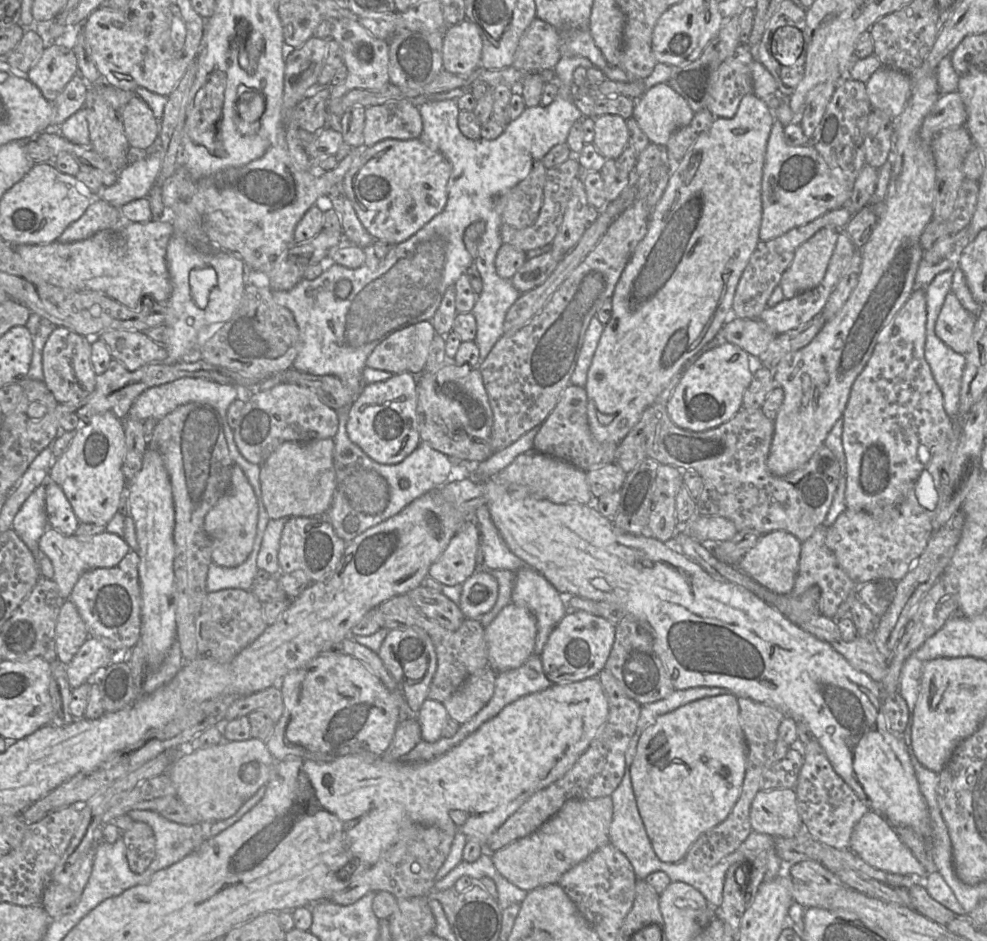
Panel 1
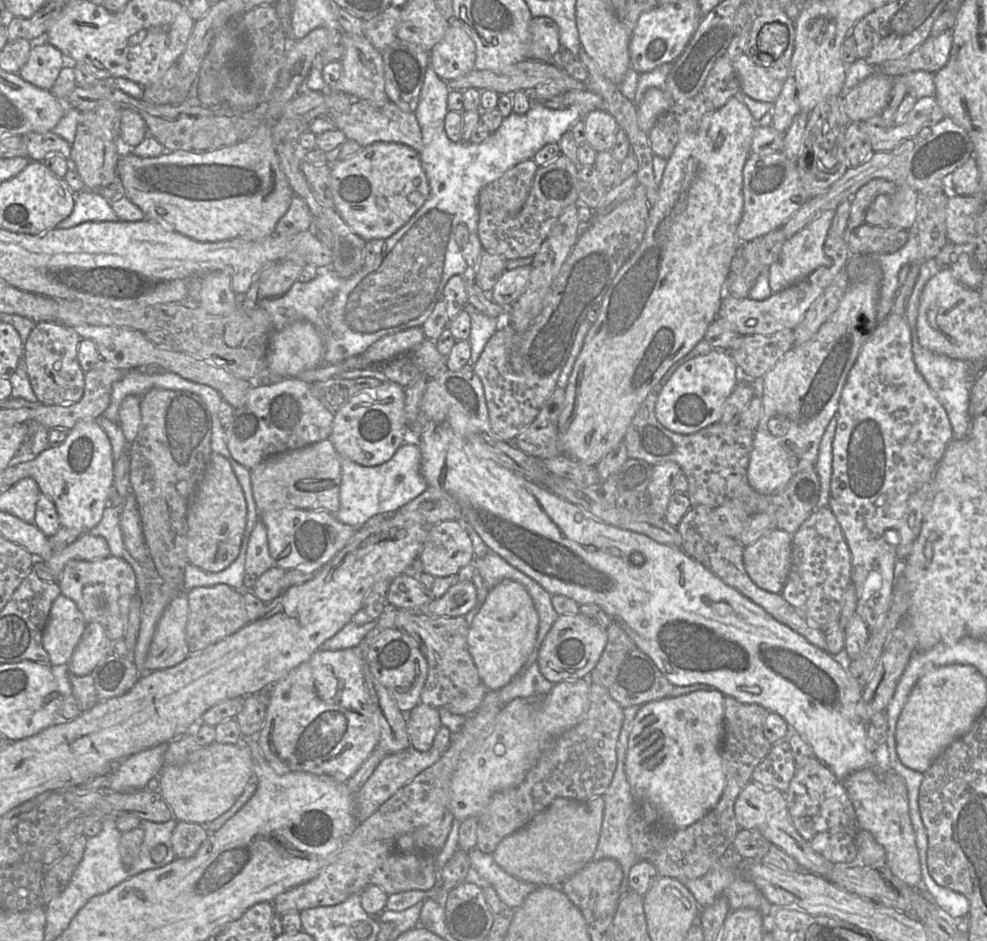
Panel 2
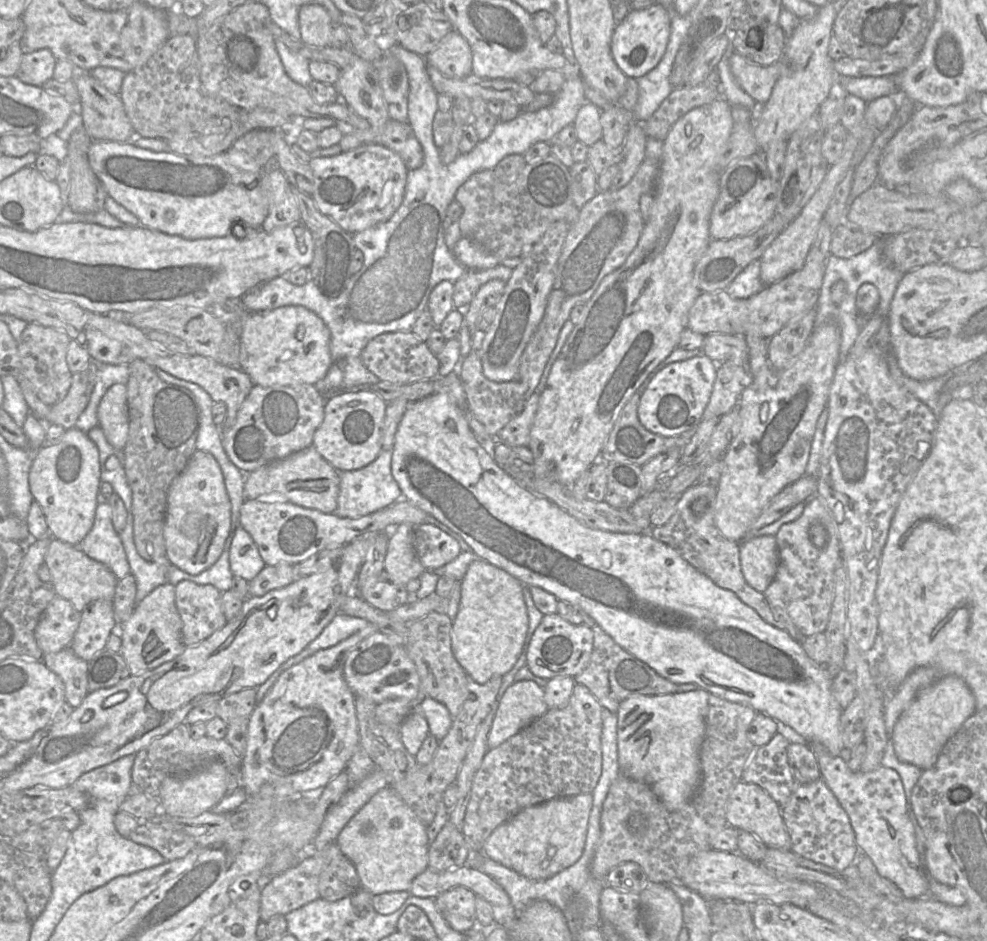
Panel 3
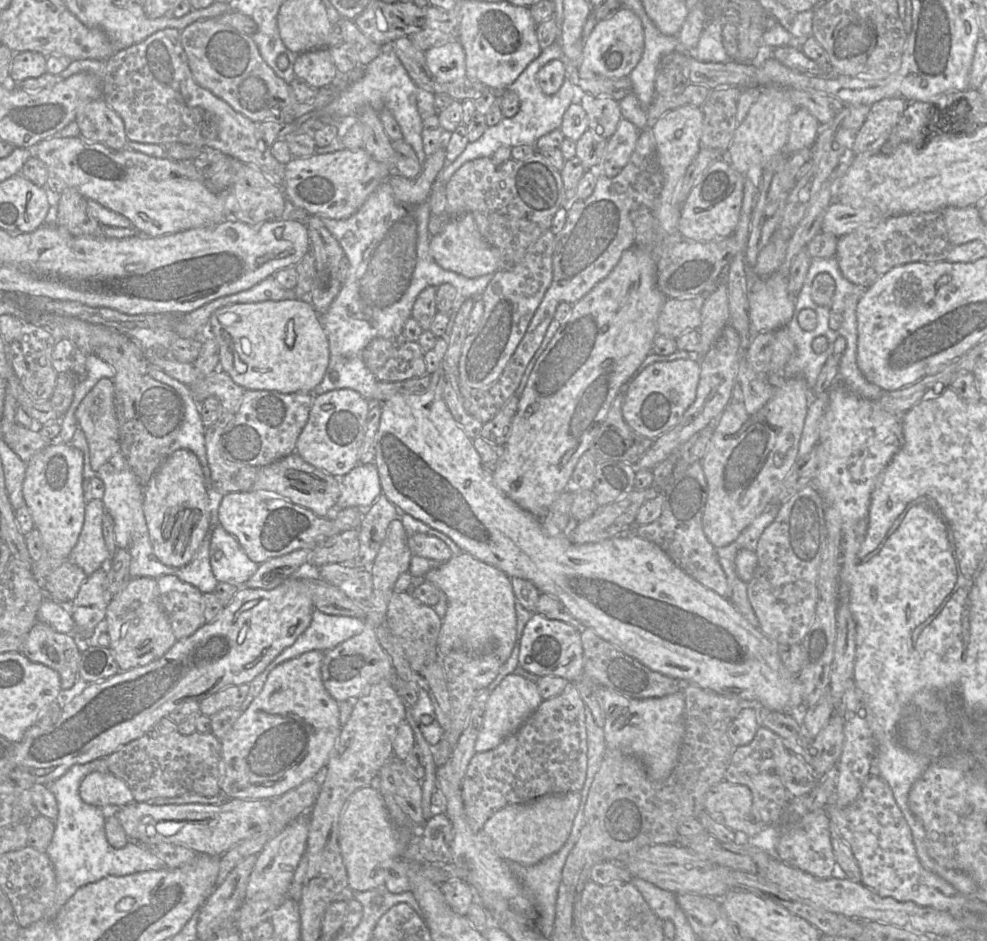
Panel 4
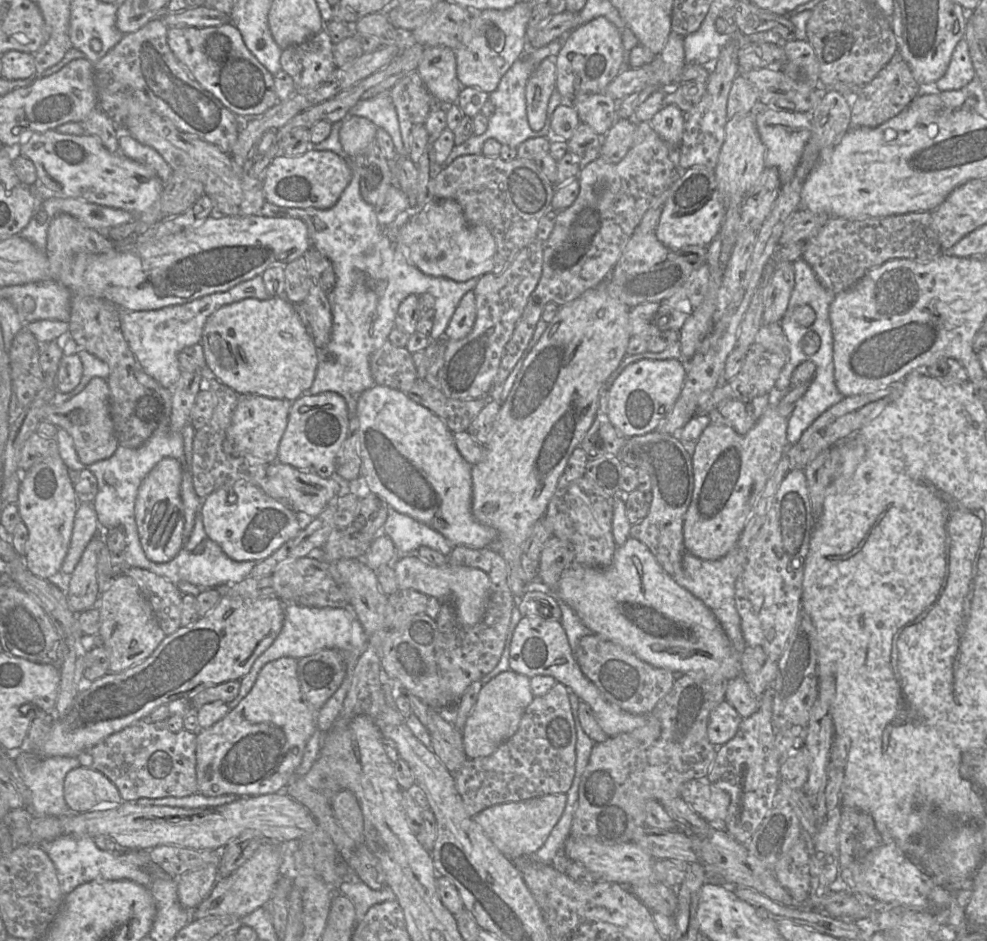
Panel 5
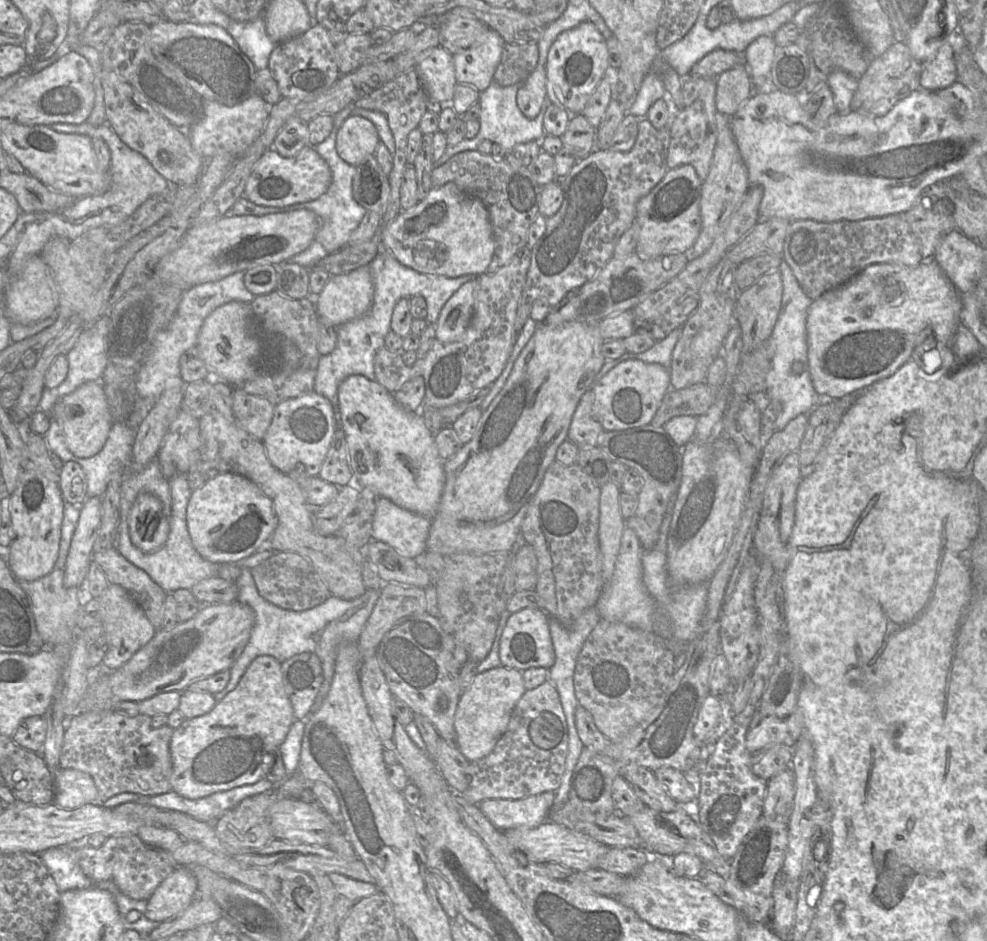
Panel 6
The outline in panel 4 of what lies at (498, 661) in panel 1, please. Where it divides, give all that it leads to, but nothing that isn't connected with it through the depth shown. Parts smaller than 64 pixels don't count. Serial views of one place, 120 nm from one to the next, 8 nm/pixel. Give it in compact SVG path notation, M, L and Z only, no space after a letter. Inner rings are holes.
M462 553L457 556L451 557L448 561L440 564L436 568L428 571L422 579L415 579L418 581L426 581L433 585L435 585L442 594L447 599L447 611L442 621L442 627L438 637L438 652L439 655L447 655L452 650L463 650L472 655L482 655L484 653L494 653L501 662L506 662L506 660L510 657L513 647L516 641L516 626L517 626L517 617L516 617L516 598L513 592L511 577L503 573L502 571L496 569L495 567L473 557L468 553Z

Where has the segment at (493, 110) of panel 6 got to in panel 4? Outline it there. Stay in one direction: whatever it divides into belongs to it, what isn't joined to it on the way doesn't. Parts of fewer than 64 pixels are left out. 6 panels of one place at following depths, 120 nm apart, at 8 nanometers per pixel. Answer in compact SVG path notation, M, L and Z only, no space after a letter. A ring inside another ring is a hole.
M557 41L542 49L540 55L530 62L518 78L507 88L517 94L519 111L514 116L505 117L498 124L488 127L478 140L469 142L465 150L452 163L443 168L436 180L447 183L452 175L467 161L492 157L493 153L501 146L512 148L519 145L534 145L540 137L559 129L568 107L572 103L579 104L579 90L581 89L569 79L566 79L554 95L548 96L540 89L536 75L548 62L552 60L561 61L562 56L562 47Z

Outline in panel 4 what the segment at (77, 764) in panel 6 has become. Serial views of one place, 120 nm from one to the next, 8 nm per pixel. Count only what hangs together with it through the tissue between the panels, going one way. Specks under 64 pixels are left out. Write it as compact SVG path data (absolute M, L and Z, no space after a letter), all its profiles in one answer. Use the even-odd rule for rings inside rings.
M167 717L162 718L157 722L146 734L142 737L135 739L124 746L120 747L115 752L104 757L108 766L109 773L125 781L130 791L133 794L134 800L137 802L146 802L152 798L170 798L175 796L180 796L185 793L195 793L203 796L217 796L224 795L220 794L219 788L219 762L221 758L221 742L214 734L210 733L200 733L193 732L189 735L183 735L178 731L178 725L174 721L168 719Z

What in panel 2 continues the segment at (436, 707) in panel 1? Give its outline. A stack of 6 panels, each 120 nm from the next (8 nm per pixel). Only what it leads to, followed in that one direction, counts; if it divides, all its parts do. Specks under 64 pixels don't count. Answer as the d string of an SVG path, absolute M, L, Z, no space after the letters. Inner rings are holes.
M418 703L406 714L410 747L419 752L430 750L435 734L441 726L438 709Z

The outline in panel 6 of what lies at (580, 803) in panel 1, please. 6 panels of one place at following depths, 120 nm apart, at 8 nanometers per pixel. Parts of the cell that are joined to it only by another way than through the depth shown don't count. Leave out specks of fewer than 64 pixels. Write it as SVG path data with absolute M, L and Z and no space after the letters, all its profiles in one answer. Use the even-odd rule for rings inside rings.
M555 792L519 800L487 799L478 804L480 811L498 830L535 828L548 819Z

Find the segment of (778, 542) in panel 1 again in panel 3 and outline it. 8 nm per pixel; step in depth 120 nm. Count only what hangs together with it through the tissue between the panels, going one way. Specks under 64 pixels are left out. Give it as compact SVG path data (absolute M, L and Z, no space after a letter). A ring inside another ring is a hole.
M775 535L748 537L740 542L740 562L746 582L764 592L773 581L779 563Z

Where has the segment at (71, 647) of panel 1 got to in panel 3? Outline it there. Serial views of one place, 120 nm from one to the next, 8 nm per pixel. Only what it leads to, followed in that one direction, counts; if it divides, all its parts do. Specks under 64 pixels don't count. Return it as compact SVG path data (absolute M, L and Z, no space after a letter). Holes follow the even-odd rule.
M55 596L47 605L35 629L35 639L44 654L71 646L81 612L68 600Z

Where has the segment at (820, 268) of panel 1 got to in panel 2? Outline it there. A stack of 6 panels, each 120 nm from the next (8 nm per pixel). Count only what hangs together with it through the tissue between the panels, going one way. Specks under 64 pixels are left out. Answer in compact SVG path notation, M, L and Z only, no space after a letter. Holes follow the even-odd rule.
M824 211L820 216L784 242L779 259L766 272L769 286L773 293L780 292L804 280L819 267L831 264L831 260L824 252L824 244L834 215L834 211Z

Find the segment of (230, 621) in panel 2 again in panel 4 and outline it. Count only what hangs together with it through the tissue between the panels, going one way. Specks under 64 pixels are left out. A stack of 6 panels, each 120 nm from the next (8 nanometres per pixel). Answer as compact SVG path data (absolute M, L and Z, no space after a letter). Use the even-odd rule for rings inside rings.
M175 575L156 579L160 604L170 622L176 639L191 636L206 622L203 593Z

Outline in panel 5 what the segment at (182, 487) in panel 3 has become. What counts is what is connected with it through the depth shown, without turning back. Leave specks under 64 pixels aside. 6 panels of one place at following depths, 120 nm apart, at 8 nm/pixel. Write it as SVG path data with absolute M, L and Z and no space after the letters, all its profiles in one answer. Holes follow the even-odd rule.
M173 458L162 459L142 481L135 503L135 519L143 550L147 558L153 562L171 561L183 548L189 534L185 532L186 513L181 498L182 465Z

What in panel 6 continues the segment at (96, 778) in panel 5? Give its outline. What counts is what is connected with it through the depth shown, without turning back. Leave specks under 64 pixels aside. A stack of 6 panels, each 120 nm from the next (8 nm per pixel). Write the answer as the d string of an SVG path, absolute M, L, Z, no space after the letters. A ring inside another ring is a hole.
M57 769L54 772L53 803L63 809L76 809L86 804L102 806L93 778L76 769Z

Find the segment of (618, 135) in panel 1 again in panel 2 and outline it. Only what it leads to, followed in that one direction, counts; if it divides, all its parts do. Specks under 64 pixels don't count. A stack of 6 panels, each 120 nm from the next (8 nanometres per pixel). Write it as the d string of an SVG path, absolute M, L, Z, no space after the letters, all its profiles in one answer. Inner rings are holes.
M594 110L583 118L586 143L596 152L610 151L620 128L615 118L605 110Z

